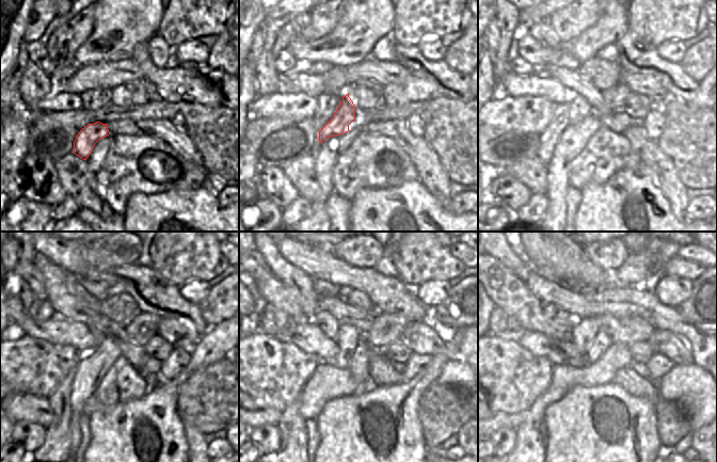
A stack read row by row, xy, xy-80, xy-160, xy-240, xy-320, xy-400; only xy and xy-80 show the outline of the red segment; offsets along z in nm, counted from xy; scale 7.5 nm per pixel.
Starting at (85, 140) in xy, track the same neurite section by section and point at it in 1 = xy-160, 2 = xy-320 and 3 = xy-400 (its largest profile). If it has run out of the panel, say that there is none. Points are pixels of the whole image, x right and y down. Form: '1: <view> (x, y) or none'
1: xy-160 (579, 108)
2: xy-320 (329, 324)
3: xy-400 (560, 319)

